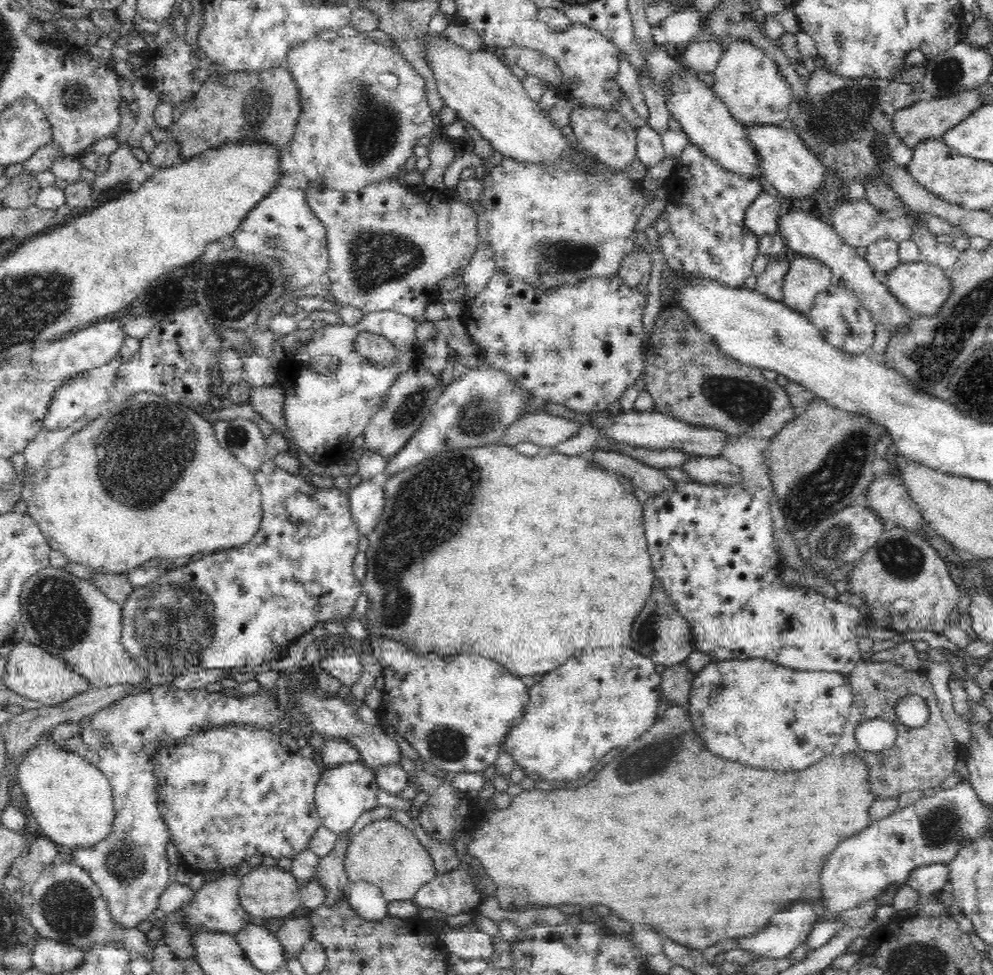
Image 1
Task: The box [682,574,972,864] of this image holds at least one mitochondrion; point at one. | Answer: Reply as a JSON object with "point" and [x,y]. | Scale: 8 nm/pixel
{"point":[944,823]}

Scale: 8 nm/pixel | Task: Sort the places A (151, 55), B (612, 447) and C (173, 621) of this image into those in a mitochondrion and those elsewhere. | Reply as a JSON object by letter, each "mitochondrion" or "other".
{"A":"other","B":"other","C":"mitochondrion"}

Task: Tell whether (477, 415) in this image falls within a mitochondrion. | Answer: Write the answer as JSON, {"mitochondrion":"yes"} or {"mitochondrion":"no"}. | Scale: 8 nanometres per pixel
{"mitochondrion":"yes"}

